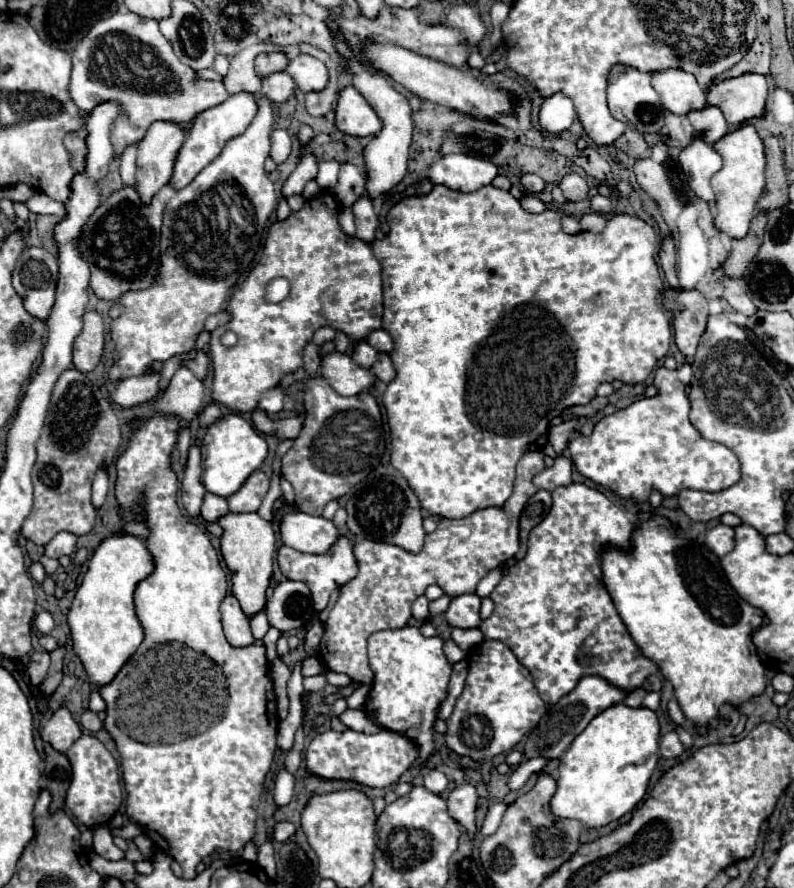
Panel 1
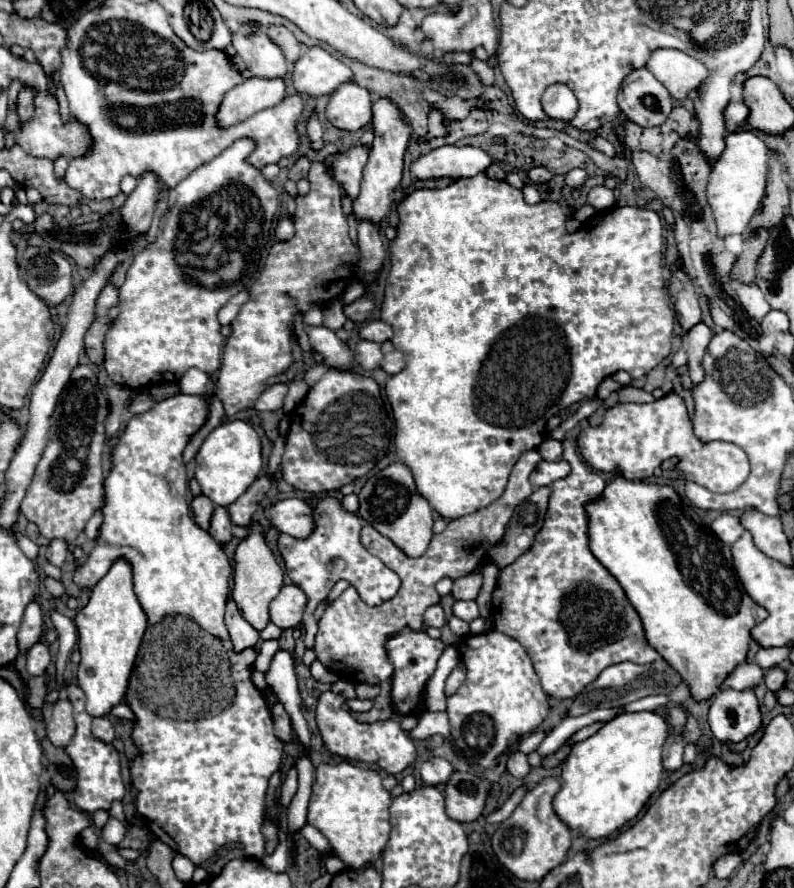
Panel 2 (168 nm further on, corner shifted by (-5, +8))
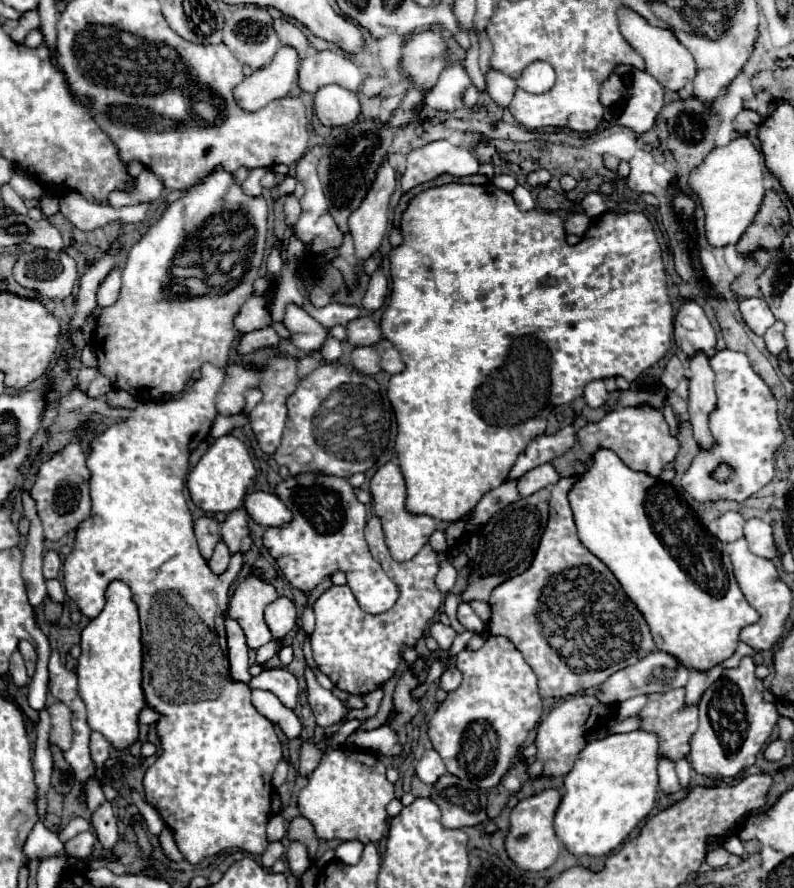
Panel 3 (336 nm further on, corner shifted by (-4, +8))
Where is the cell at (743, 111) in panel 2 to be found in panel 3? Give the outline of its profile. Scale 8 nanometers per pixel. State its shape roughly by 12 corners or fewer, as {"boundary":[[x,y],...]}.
{"boundary":[[742,109],[734,117],[734,129],[748,133],[758,127],[762,117],[756,111]]}

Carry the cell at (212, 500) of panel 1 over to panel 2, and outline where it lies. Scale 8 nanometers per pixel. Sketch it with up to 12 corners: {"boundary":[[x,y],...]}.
{"boundary":[[215,507],[209,535],[219,545],[233,539],[225,507]]}

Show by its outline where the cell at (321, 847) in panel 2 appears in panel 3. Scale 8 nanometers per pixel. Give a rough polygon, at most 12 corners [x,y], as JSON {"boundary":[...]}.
{"boundary":[[344,841],[336,847],[336,857],[346,865],[358,863],[364,845]]}

